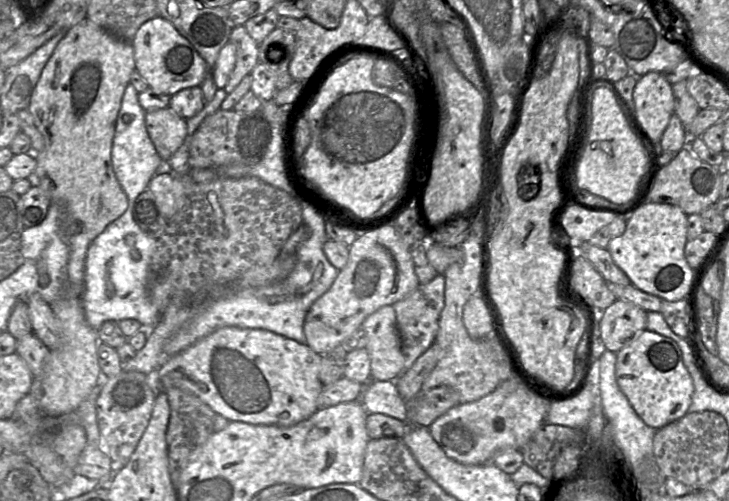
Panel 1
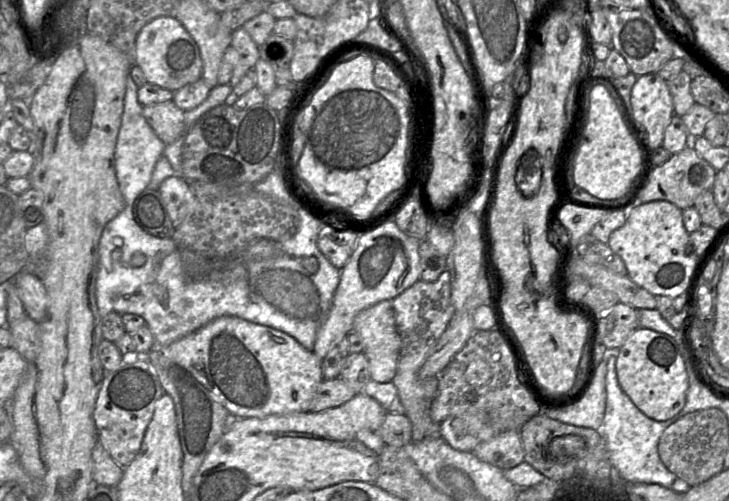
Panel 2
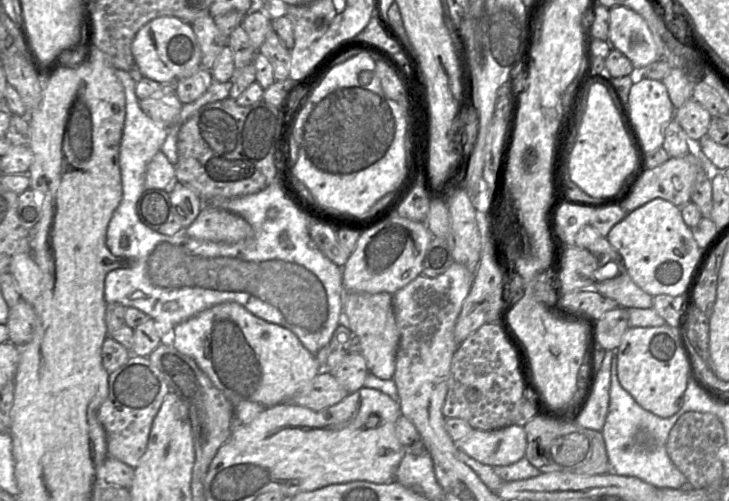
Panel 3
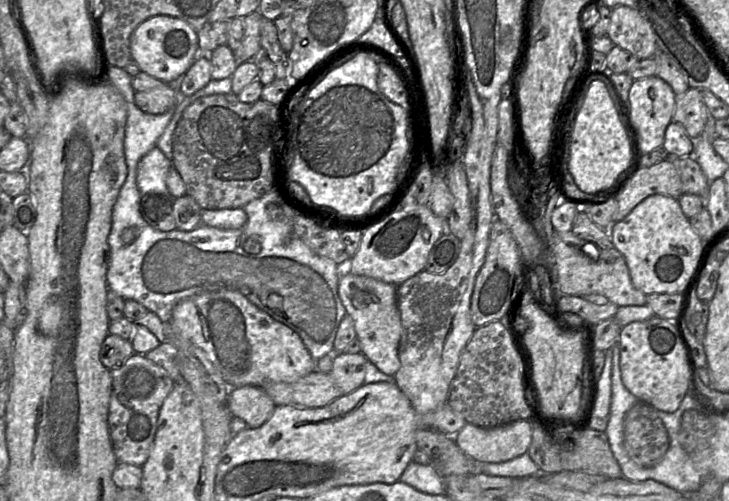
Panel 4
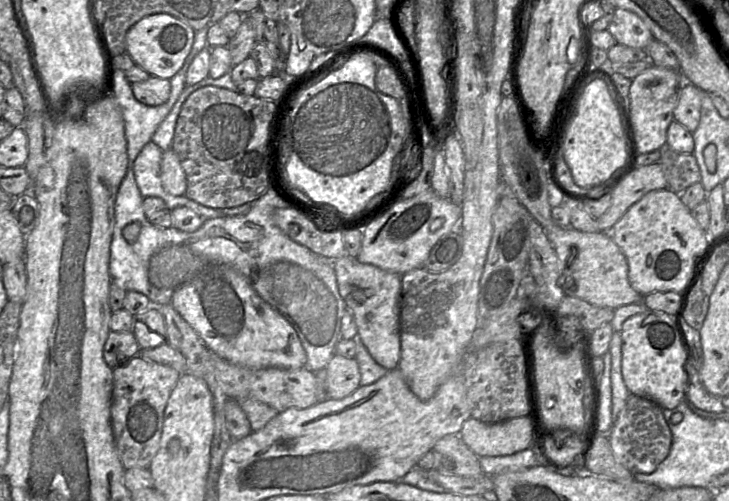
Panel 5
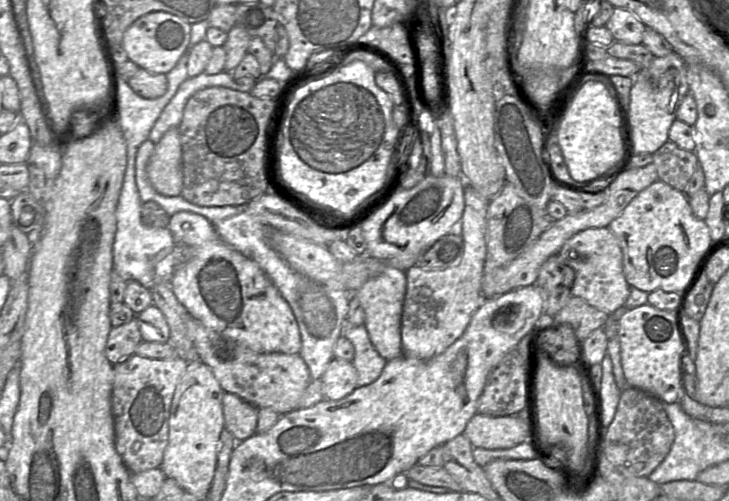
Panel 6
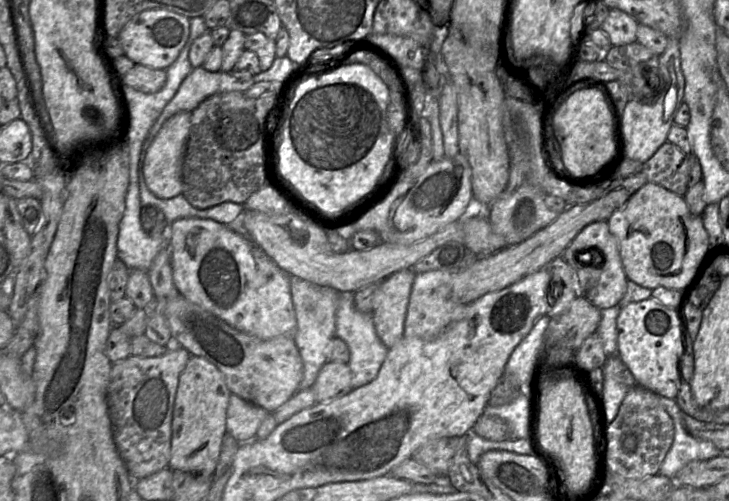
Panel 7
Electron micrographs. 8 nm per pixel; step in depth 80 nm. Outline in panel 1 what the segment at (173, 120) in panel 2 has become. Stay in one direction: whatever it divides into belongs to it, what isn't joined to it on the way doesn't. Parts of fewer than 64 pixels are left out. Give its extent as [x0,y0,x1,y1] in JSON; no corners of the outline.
[146,106,187,161]

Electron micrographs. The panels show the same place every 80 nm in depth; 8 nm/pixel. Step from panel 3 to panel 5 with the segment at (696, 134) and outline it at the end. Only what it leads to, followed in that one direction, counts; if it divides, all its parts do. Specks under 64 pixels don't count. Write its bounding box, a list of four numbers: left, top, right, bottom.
[674,82,702,132]

